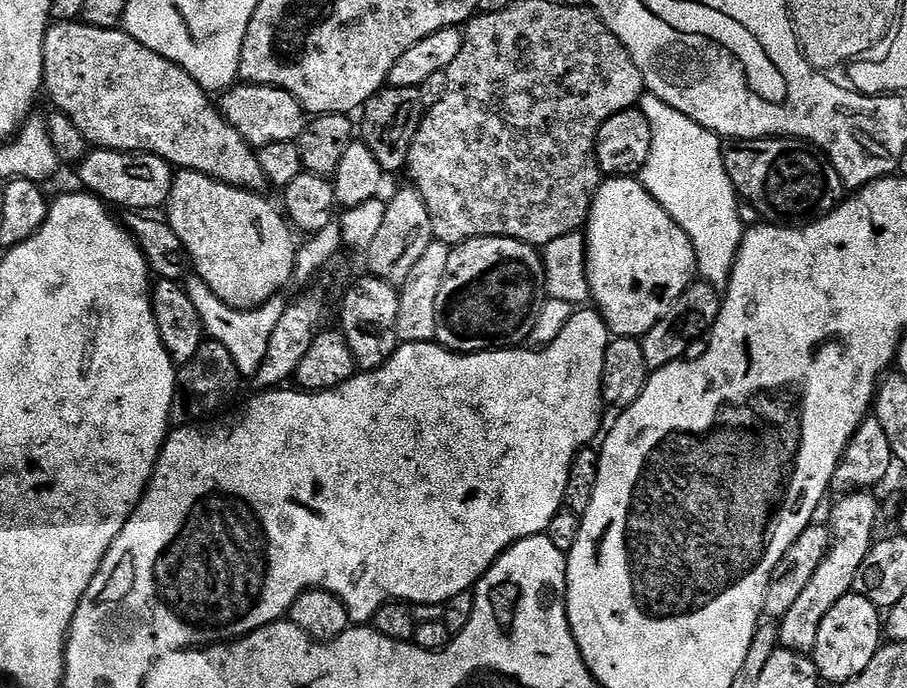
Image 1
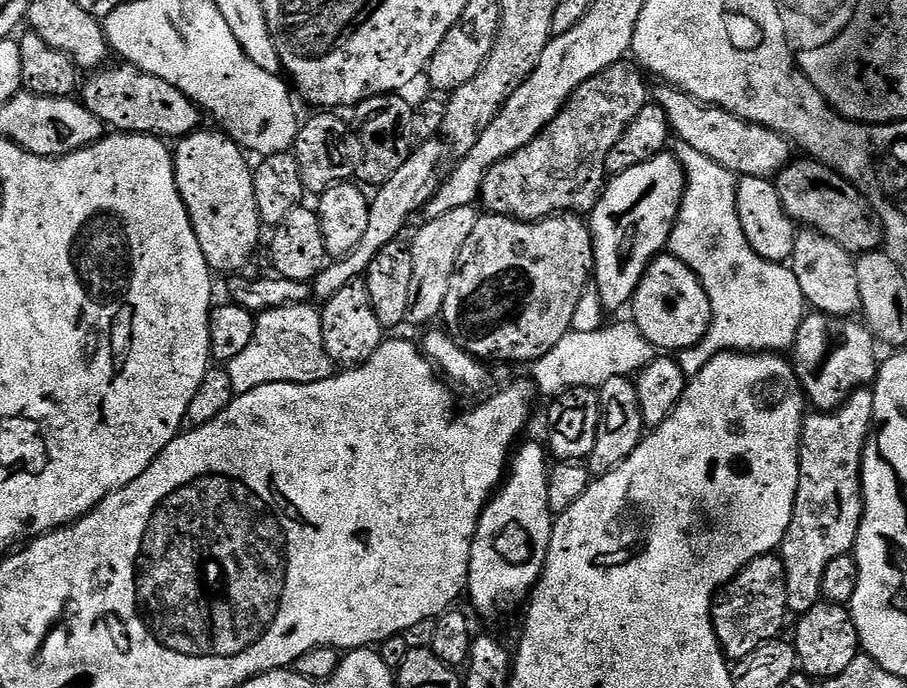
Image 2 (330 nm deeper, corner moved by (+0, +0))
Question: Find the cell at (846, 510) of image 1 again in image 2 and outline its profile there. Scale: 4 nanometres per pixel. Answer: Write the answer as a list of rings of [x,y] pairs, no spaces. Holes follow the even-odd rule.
[[[861,390],[849,396],[841,408],[823,414],[812,414],[809,420],[807,417],[803,421],[800,433],[800,481],[794,498],[790,526],[778,549],[786,574],[786,602],[788,611],[793,617],[804,616],[815,604],[821,603],[820,586],[822,574],[826,574],[826,566],[830,566],[834,558],[849,555],[852,547],[856,545],[856,534],[862,511],[858,469],[871,426],[872,393],[868,390]]]

